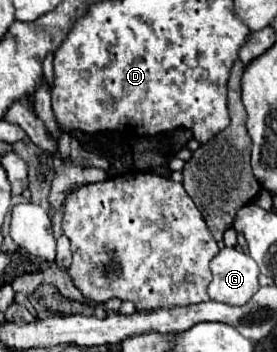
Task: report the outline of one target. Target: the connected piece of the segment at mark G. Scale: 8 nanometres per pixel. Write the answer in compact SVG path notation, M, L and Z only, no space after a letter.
M224 246L210 262L212 282L208 286L208 296L214 302L224 302L228 306L244 306L258 286L258 266L240 248Z

